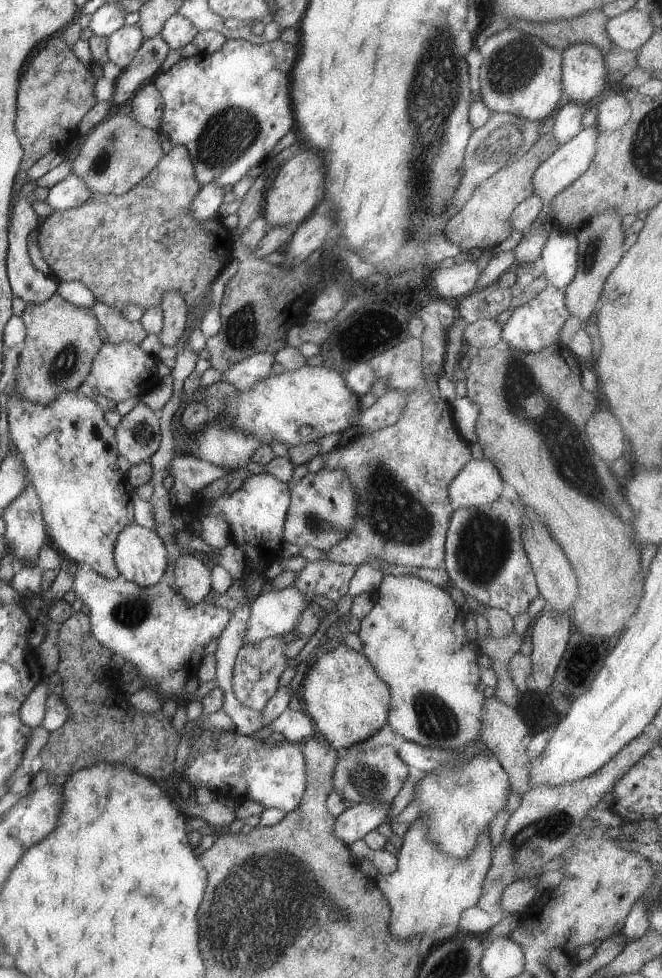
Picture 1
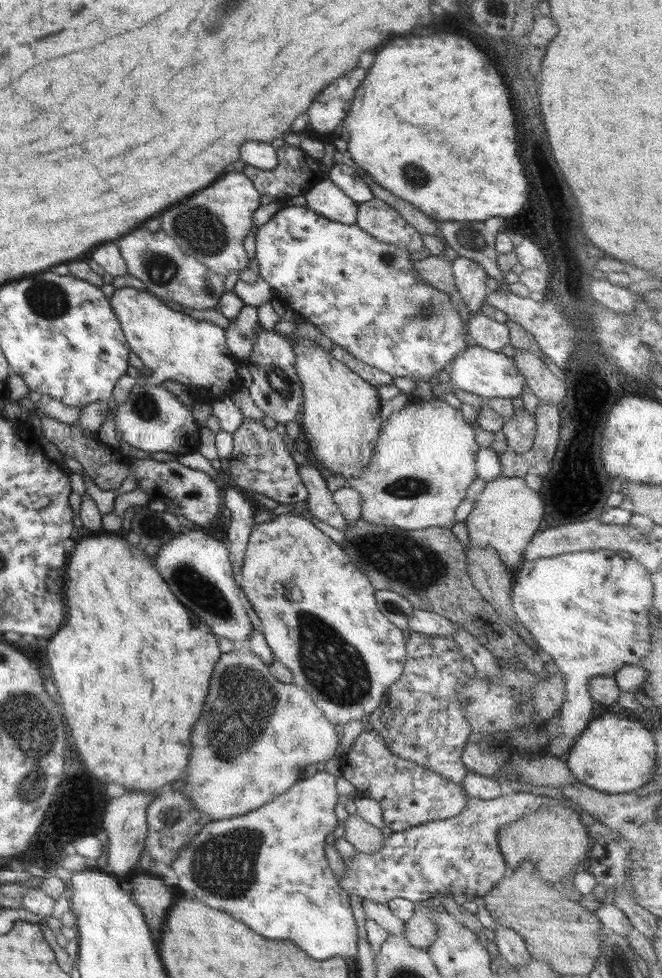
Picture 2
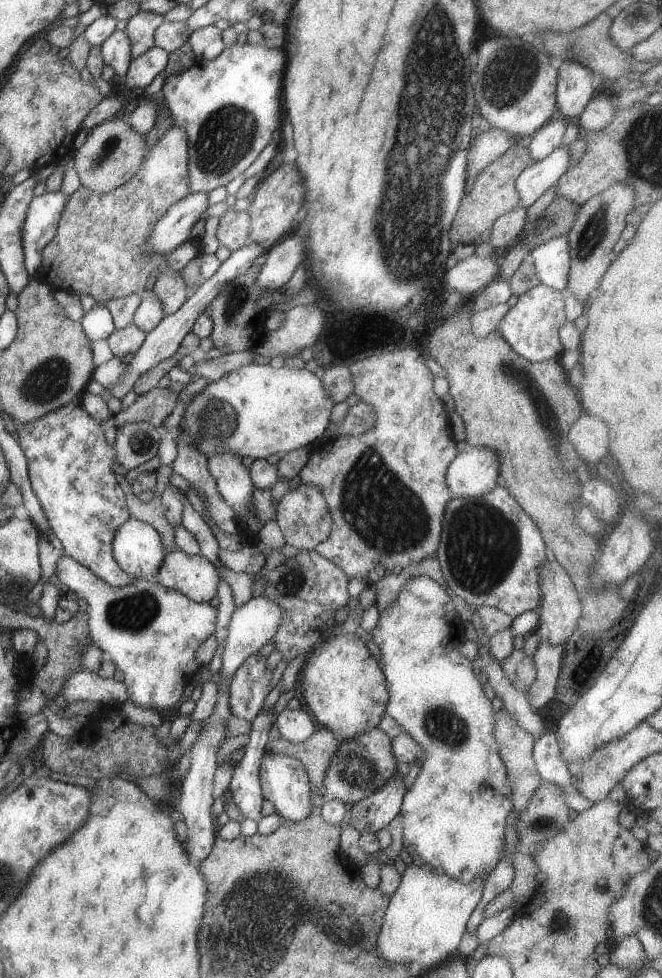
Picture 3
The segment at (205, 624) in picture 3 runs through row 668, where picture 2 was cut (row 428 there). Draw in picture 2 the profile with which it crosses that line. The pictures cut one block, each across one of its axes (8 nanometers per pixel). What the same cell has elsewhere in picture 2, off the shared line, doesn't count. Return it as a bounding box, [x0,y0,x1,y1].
[111,384,200,457]

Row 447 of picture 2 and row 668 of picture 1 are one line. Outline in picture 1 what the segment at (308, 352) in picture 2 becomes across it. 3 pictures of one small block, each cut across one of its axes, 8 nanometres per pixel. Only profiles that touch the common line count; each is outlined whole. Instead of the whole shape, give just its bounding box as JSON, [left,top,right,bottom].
[302,642,391,750]

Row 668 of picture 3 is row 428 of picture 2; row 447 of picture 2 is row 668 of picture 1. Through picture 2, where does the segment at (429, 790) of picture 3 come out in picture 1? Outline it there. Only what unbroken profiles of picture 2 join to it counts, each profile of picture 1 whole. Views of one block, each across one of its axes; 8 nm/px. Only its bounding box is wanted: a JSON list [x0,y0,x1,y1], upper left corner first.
[359,574,487,749]

